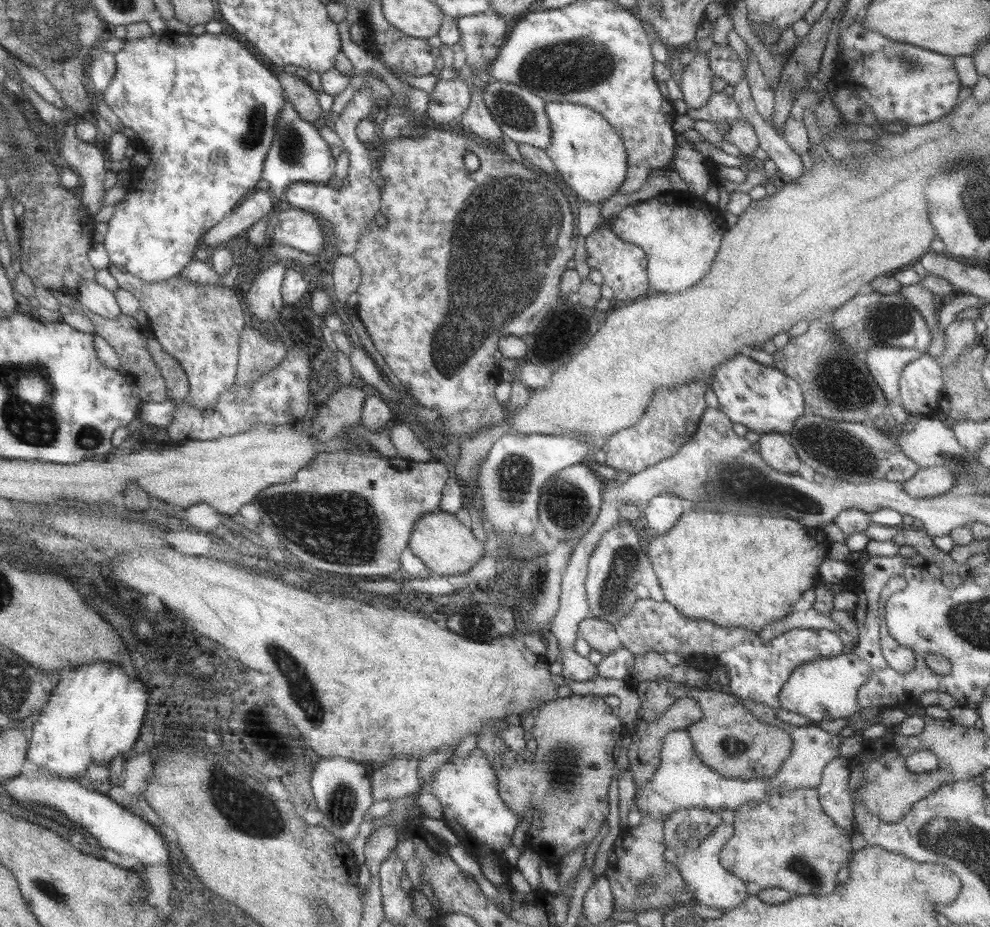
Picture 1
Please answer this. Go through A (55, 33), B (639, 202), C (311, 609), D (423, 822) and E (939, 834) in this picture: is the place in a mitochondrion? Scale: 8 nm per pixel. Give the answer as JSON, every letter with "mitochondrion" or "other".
{"A":"mitochondrion","B":"other","C":"other","D":"other","E":"mitochondrion"}

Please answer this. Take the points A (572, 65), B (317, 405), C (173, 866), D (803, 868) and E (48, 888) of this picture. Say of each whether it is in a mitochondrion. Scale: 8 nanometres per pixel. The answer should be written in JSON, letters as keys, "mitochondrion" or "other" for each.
{"A":"mitochondrion","B":"other","C":"other","D":"mitochondrion","E":"mitochondrion"}

